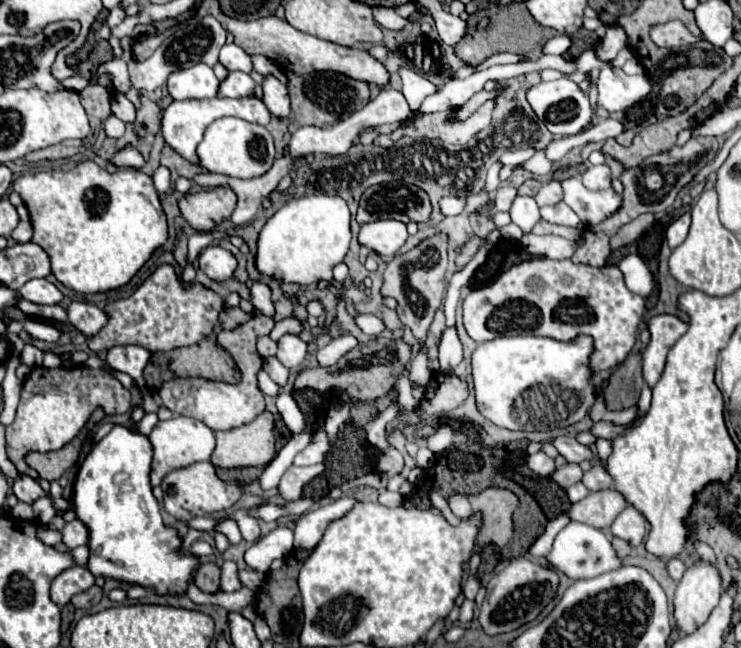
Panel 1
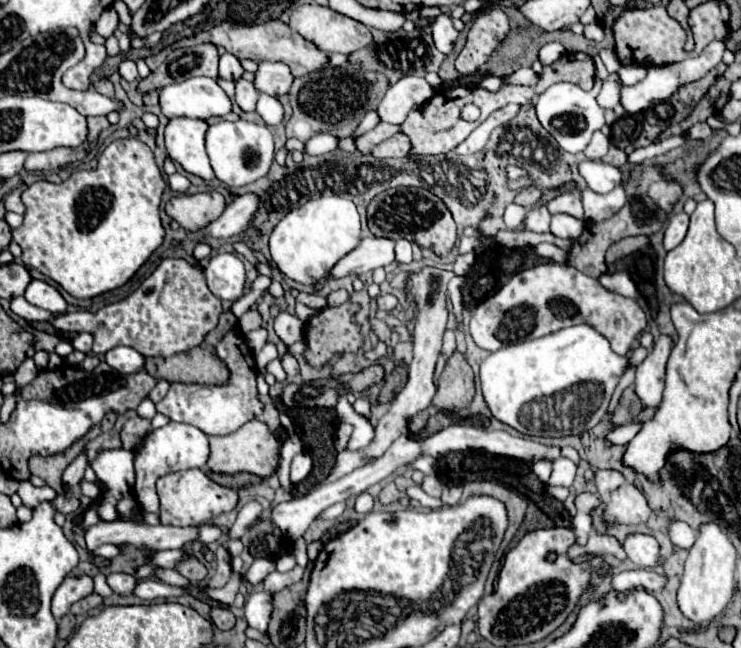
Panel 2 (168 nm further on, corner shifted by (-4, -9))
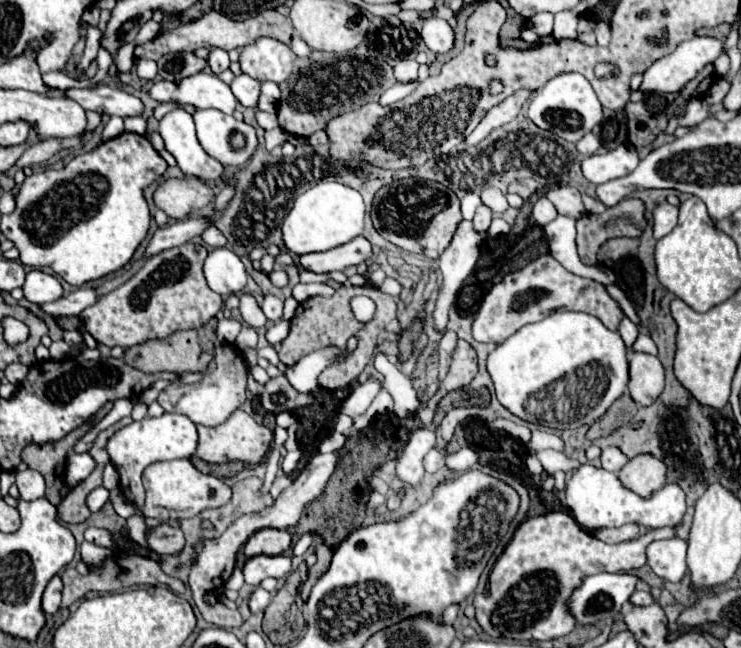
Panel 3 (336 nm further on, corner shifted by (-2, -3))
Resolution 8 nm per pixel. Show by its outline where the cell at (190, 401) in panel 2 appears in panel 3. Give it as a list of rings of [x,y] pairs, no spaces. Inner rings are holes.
[[[217,344],[215,346],[217,362],[215,362],[213,372],[209,372],[195,384],[167,386],[159,394],[157,402],[163,406],[165,412],[179,412],[179,414],[191,418],[195,424],[203,424],[203,426],[223,424],[247,400],[247,374],[249,372],[247,372],[247,364],[245,364],[243,356],[237,350],[239,348],[231,346],[231,344]]]

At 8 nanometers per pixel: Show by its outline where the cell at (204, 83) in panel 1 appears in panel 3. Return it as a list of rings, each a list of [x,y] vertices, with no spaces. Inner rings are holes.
[[[199,72],[179,82],[159,80],[149,90],[157,102],[177,102],[181,106],[195,106],[199,110],[215,108],[225,114],[233,114],[237,98],[231,88],[221,82],[213,72]]]

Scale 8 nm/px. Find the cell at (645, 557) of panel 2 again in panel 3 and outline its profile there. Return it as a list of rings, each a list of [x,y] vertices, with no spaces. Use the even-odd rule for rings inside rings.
[[[681,538],[653,540],[645,550],[647,566],[659,578],[665,578],[669,582],[679,582],[687,570],[685,550],[687,550],[687,542],[683,542]]]

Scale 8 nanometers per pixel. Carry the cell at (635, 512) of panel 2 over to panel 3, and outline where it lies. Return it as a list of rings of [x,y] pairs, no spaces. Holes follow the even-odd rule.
[[[635,456],[617,474],[621,484],[641,498],[651,498],[665,484],[665,464],[653,456]]]

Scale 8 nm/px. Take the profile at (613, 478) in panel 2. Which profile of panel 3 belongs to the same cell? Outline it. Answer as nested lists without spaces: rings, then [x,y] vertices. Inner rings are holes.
[[[609,446],[601,452],[601,468],[609,470],[609,472],[619,472],[625,464],[627,464],[627,456],[619,448]]]

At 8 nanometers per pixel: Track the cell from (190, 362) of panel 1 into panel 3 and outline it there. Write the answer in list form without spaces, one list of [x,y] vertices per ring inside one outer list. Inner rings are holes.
[[[175,332],[173,336],[167,336],[165,340],[149,340],[145,344],[137,344],[133,348],[127,348],[123,354],[123,360],[141,370],[141,372],[173,372],[173,374],[183,374],[183,372],[207,372],[213,356],[203,352],[201,344],[197,342],[195,336],[189,332]]]

